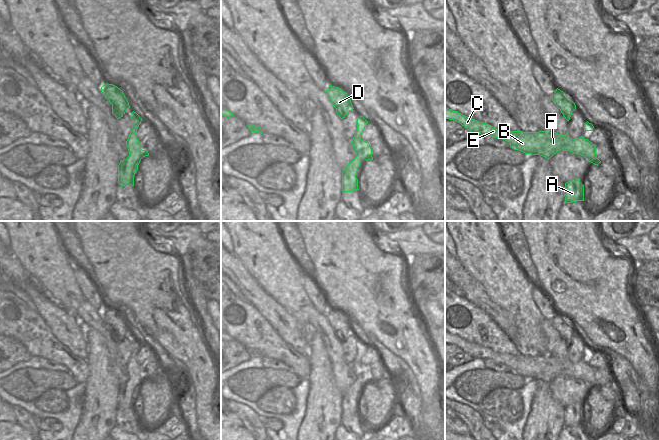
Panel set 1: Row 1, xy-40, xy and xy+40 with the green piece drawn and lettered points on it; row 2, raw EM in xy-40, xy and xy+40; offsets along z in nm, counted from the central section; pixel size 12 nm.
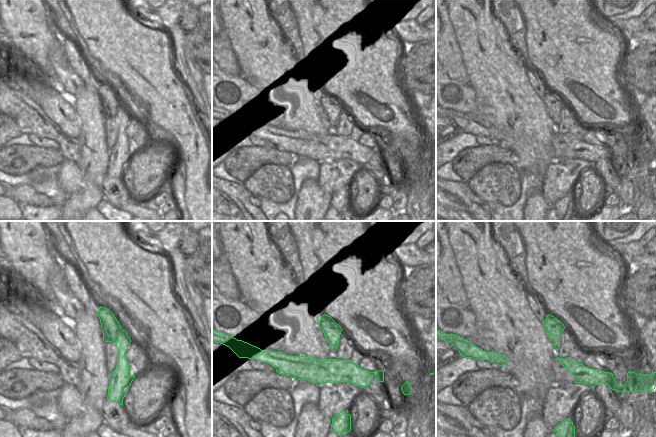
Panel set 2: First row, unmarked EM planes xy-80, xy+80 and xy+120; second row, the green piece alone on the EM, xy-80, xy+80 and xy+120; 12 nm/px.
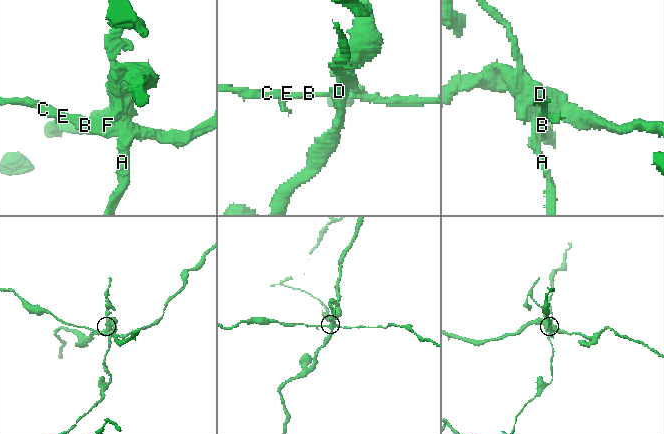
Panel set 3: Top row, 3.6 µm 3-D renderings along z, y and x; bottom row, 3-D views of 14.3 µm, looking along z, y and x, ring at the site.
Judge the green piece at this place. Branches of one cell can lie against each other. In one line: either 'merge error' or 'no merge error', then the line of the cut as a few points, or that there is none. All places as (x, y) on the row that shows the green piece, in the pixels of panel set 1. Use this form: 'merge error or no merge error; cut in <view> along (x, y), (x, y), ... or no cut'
merge error; cut in xy along (363, 140), (362, 158)

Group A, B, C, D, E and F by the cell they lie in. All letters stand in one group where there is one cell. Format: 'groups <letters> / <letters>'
groups A D / B C E F

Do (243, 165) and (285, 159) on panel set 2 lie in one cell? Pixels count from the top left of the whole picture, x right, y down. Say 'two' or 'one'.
one

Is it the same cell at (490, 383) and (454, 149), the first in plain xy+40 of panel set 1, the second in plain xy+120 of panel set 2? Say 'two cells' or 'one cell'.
two cells

